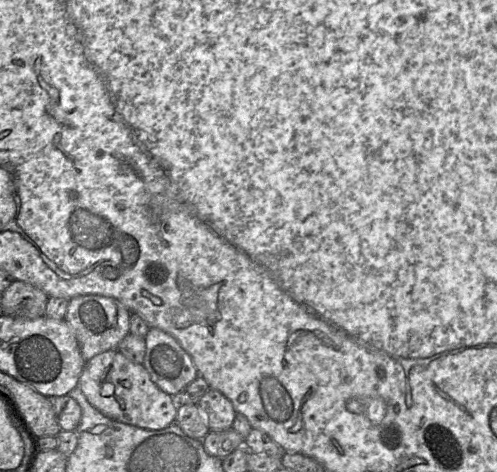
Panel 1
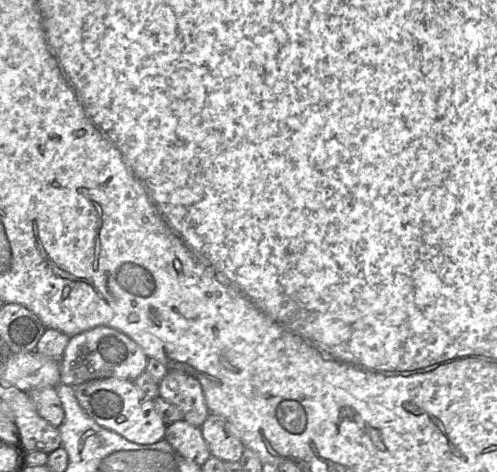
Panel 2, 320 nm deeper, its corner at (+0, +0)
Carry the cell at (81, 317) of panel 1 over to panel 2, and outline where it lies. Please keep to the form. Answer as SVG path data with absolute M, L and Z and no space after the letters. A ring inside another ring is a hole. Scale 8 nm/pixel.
M98 326L70 337L60 360L60 382L76 387L84 382L104 378L134 381L146 371L148 357L126 334L107 326Z

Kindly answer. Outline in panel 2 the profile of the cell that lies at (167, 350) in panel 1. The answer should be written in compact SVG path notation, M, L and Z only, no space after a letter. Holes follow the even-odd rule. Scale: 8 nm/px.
M169 370L159 383L159 397L175 404L188 423L201 427L210 410L202 386L195 377L177 370Z

